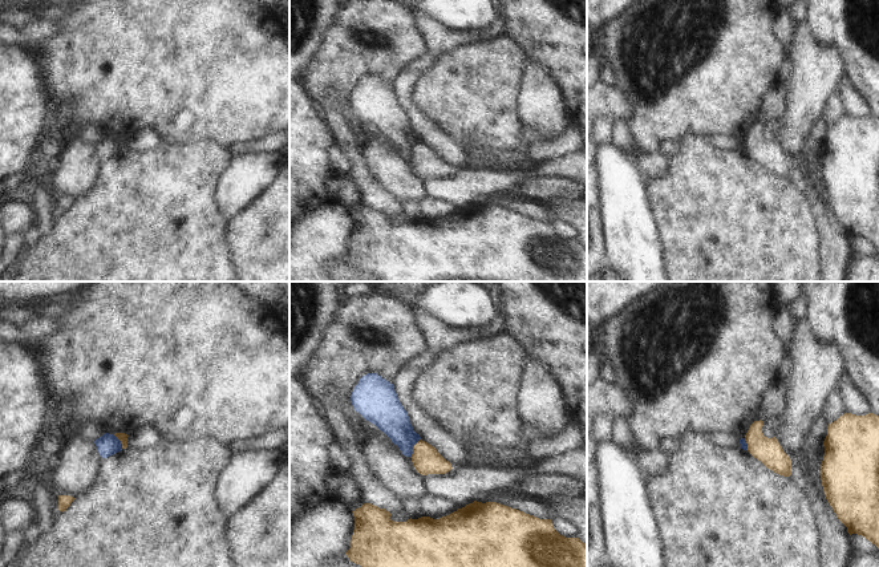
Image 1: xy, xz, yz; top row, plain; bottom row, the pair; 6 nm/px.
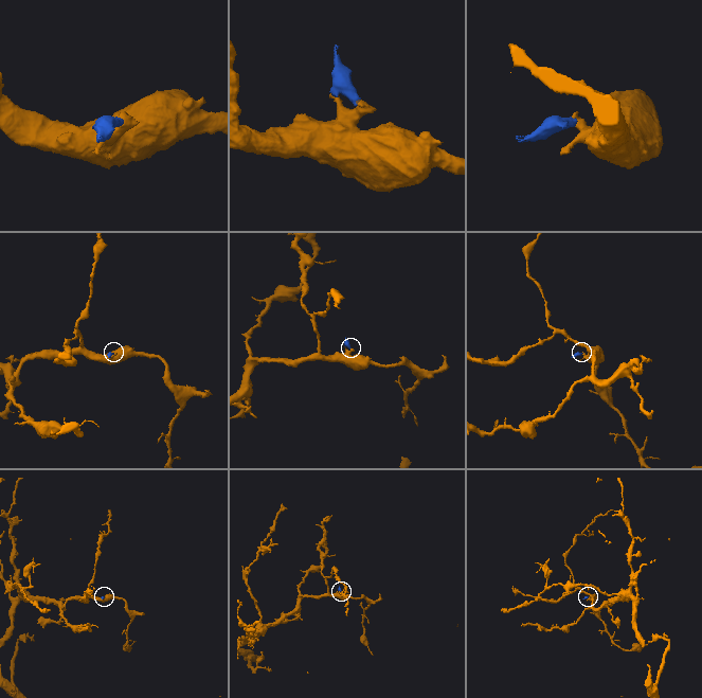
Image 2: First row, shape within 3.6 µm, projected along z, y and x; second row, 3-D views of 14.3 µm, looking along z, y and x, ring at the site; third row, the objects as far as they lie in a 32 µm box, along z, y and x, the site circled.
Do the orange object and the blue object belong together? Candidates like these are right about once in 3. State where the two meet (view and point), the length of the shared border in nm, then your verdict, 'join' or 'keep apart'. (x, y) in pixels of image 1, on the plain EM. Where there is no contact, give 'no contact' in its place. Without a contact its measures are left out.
xz (413, 150) | 130 nm | keep apart

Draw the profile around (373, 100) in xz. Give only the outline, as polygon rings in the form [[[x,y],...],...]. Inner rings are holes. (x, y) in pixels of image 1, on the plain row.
[[[368,76],[355,89],[351,104],[355,113],[384,134],[404,158],[412,159],[421,139],[413,133],[393,86],[377,76]]]

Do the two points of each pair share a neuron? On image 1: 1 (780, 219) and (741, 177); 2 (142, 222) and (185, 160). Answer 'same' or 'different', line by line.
1: same
2: same

